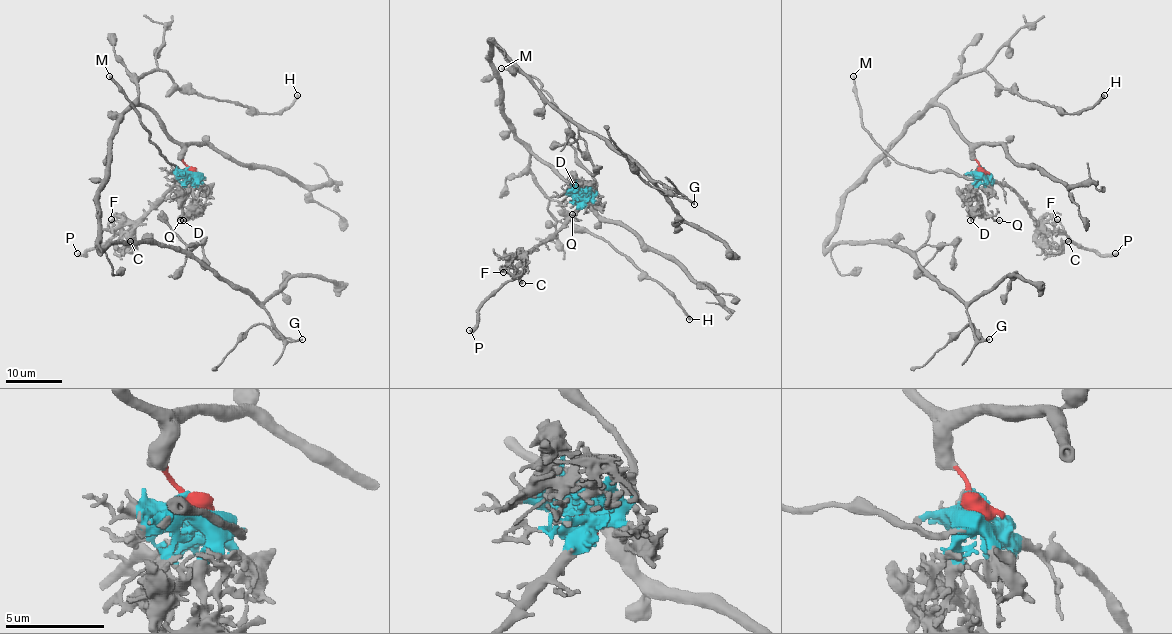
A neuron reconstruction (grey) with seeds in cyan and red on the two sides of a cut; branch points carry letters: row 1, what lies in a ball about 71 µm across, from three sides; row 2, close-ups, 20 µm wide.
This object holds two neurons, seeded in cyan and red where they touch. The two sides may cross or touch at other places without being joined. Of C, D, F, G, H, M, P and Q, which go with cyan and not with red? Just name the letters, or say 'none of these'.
C, D, F, M, P, Q

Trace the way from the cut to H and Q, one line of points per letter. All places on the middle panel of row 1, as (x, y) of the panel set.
H: (582, 197), (531, 152), (530, 170), (537, 186), (572, 223), (606, 240), (653, 278), (689, 319)
Q: (582, 196), (572, 191), (575, 200), (582, 206), (572, 214)

